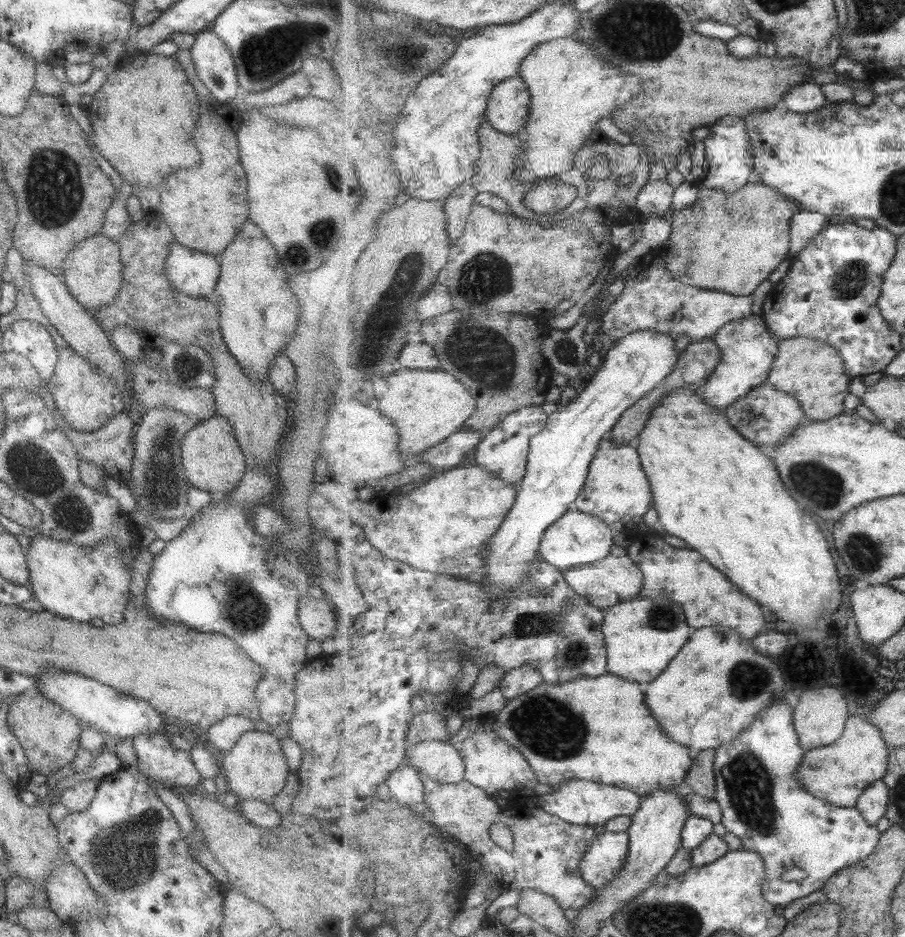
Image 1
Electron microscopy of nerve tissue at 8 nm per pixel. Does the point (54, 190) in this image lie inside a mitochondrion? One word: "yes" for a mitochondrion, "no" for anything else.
yes

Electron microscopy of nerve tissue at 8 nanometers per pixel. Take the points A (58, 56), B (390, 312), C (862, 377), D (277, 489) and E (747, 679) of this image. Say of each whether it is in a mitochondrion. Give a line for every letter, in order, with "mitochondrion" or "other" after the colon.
A: other
B: mitochondrion
C: other
D: other
E: mitochondrion

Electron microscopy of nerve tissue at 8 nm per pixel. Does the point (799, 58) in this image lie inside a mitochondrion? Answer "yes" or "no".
no

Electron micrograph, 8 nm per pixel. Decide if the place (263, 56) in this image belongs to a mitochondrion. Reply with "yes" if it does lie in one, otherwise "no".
yes

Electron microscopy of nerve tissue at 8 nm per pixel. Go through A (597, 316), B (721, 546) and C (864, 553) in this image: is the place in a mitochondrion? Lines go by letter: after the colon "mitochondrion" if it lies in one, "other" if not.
A: other
B: other
C: mitochondrion

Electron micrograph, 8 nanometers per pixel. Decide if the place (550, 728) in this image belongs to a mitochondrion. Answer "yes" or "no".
yes

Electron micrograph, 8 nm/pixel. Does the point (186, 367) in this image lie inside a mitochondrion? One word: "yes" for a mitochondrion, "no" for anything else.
yes

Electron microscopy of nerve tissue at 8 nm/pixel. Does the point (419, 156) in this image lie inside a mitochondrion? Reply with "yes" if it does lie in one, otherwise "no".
no

